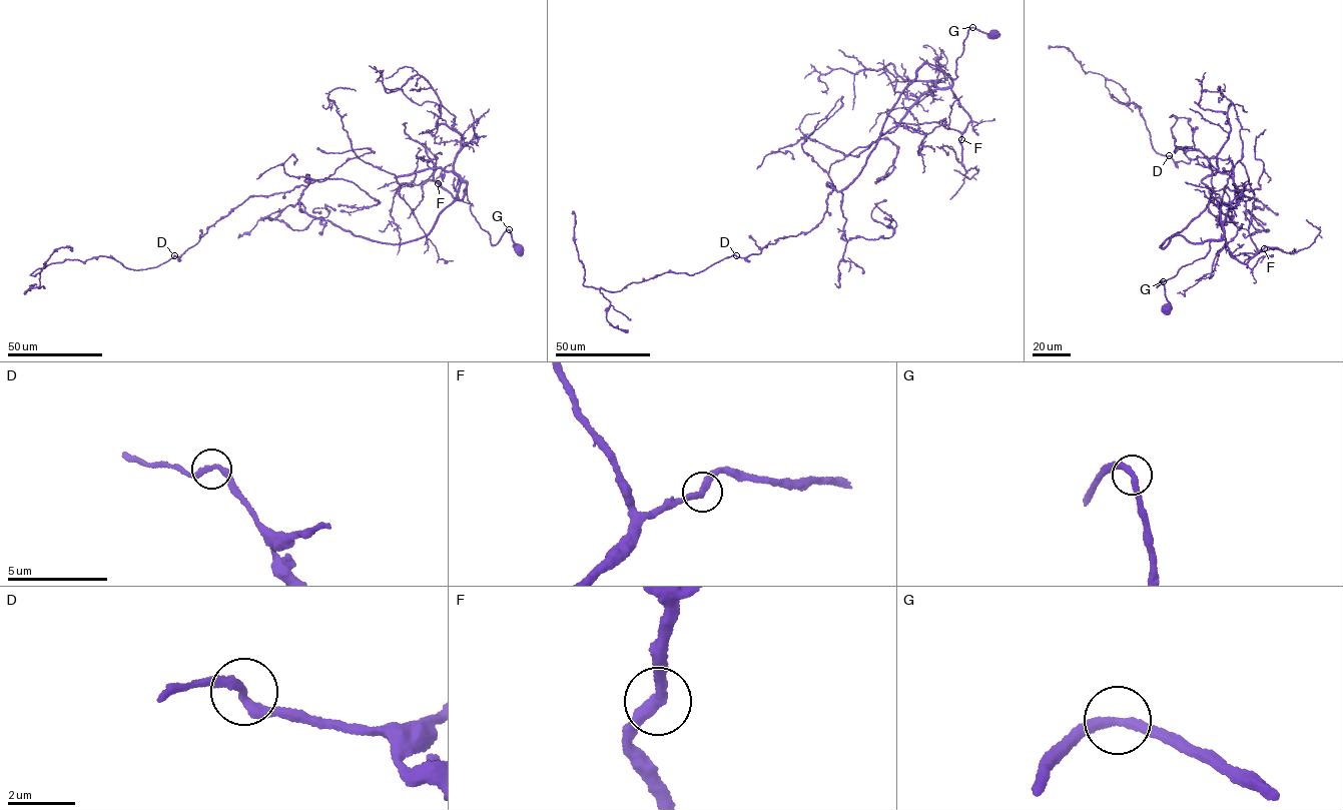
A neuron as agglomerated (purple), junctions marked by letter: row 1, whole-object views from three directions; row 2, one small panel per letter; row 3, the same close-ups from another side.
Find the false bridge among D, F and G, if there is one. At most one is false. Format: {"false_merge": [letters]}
{"false_merge": []}

